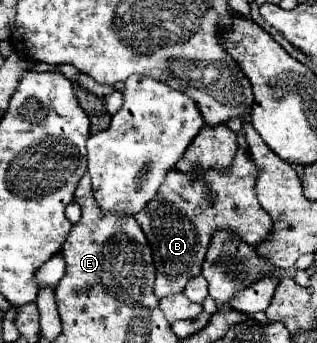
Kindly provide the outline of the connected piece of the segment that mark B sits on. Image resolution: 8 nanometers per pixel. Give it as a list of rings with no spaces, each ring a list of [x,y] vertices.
[[[238,148],[236,156],[228,170],[196,170],[188,176],[180,170],[170,170],[166,174],[158,194],[146,204],[146,210],[134,214],[138,224],[142,226],[156,264],[156,288],[154,294],[164,298],[168,294],[178,294],[184,290],[190,276],[198,276],[206,250],[214,232],[228,230],[238,236],[242,242],[258,244],[268,238],[272,230],[270,214],[262,210],[256,200],[254,184],[256,184],[256,168],[248,158],[246,150]]]

